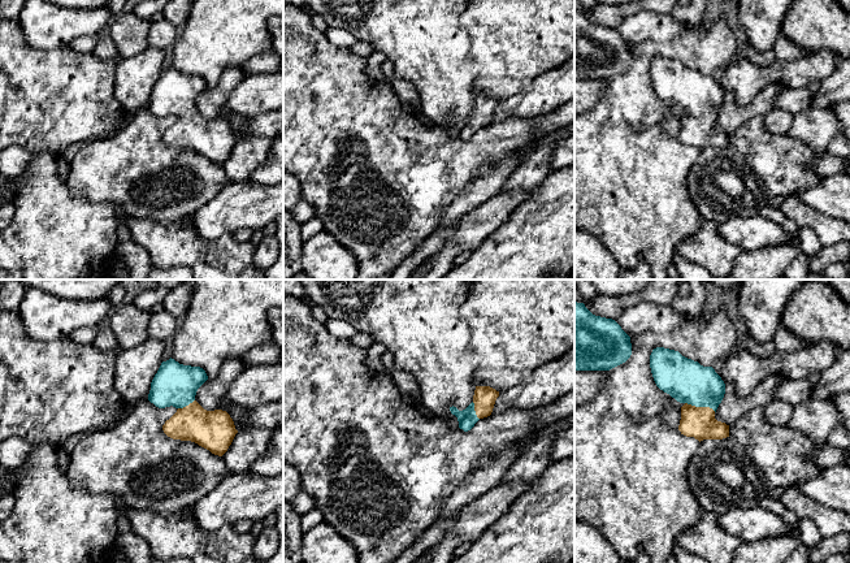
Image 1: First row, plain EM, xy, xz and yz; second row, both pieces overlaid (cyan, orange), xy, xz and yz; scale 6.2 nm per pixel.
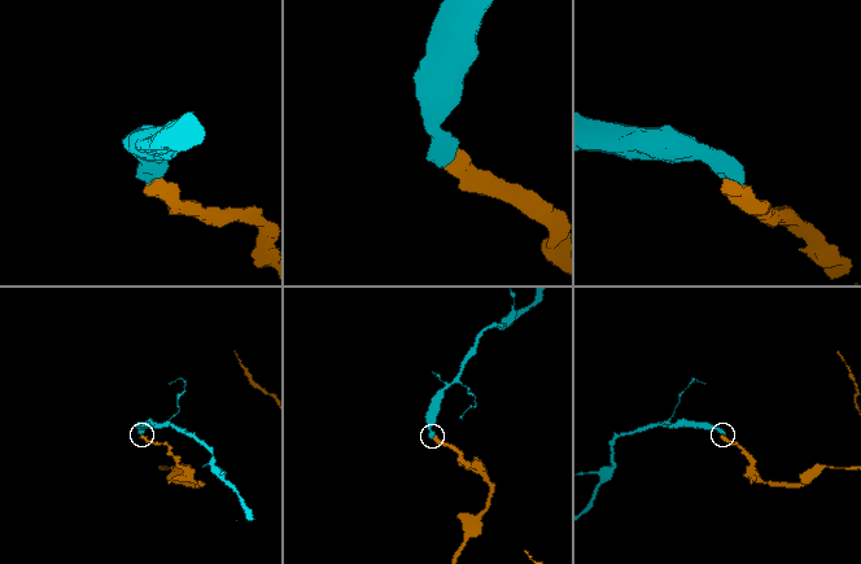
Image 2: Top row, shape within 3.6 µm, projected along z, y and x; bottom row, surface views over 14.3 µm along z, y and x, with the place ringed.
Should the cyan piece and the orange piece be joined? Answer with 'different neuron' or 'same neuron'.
same neuron

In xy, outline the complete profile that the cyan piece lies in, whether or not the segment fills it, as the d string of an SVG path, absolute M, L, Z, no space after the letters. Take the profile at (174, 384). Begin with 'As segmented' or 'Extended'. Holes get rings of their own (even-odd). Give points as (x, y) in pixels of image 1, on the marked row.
Extended. M162 361L151 382L148 400L159 408L175 407L177 412L162 425L164 433L181 441L191 441L222 456L238 430L226 411L204 410L196 400L198 389L208 380L200 367Z

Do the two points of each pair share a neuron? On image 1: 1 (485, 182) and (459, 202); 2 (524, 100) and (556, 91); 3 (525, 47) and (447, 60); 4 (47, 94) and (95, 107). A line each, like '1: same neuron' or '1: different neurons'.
1: same neuron
2: same neuron
3: different neurons
4: same neuron

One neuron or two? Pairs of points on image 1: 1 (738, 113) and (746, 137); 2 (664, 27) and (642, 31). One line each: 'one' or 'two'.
1: two
2: one

